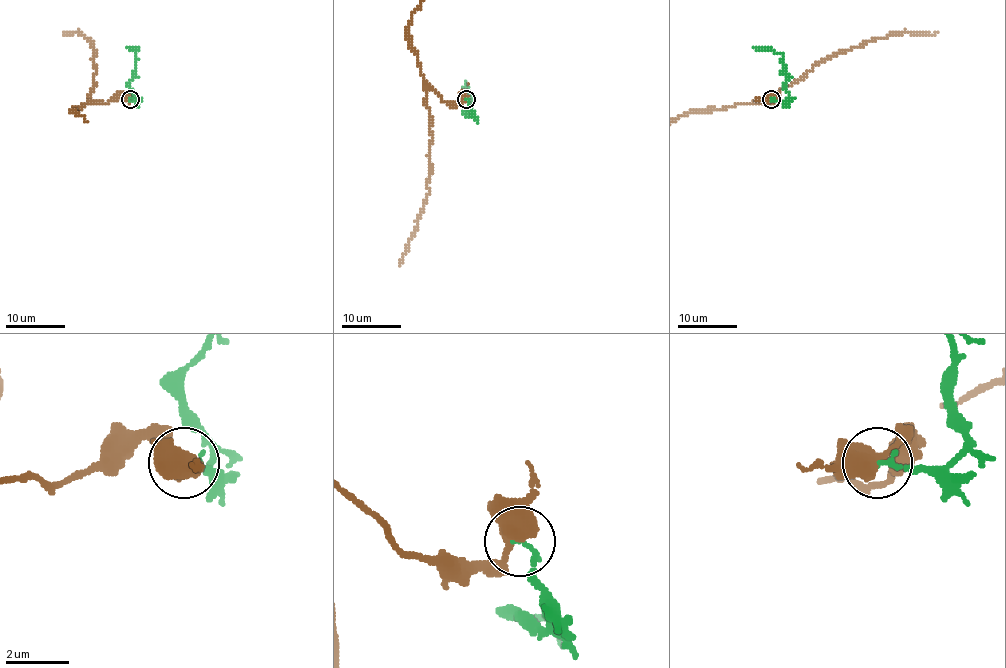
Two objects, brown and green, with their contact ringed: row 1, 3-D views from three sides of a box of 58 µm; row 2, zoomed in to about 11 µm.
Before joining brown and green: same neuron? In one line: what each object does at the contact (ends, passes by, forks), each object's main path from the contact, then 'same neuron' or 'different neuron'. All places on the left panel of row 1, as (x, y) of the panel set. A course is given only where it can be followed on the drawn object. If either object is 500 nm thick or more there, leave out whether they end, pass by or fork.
green via (130, 98), (133, 100), (130, 88), (137, 48), (130, 48) | different neuron

